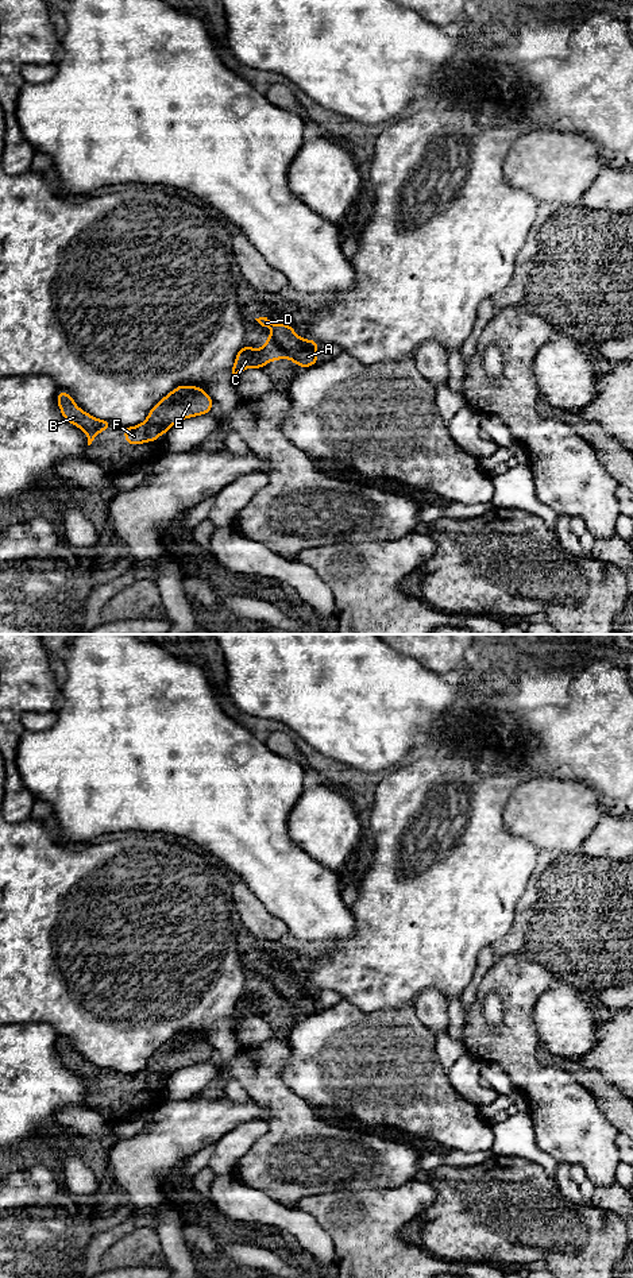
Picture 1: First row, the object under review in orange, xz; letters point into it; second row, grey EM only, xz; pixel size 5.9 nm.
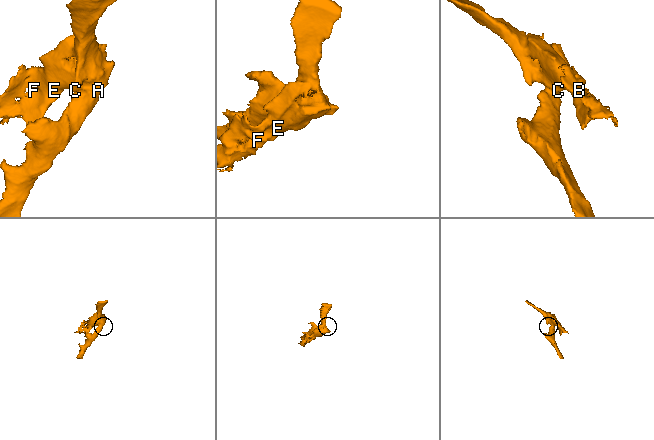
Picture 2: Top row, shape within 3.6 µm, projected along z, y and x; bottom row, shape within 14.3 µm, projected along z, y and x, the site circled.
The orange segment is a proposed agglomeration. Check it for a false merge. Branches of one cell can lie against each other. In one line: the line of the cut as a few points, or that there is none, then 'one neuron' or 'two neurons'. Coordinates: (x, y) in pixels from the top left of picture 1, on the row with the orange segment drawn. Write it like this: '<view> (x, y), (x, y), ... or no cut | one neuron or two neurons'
no cut | one neuron

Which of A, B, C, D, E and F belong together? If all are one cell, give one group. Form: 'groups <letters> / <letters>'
groups A B C D E F

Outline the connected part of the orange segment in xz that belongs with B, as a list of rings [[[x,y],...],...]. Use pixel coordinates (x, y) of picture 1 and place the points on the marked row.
[[[58,391],[57,402],[63,418],[80,428],[88,436],[88,445],[92,444],[94,437],[104,429],[111,429],[112,422],[107,420],[99,420],[92,417],[89,413],[80,409],[70,394]]]

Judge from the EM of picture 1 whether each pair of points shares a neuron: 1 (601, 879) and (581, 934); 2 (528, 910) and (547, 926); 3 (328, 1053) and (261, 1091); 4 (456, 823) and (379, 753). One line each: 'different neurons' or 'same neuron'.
1: same neuron
2: same neuron
3: different neurons
4: different neurons

